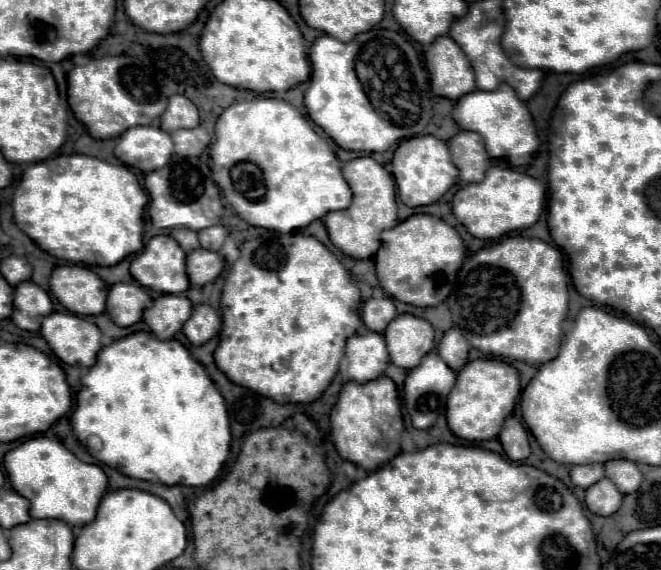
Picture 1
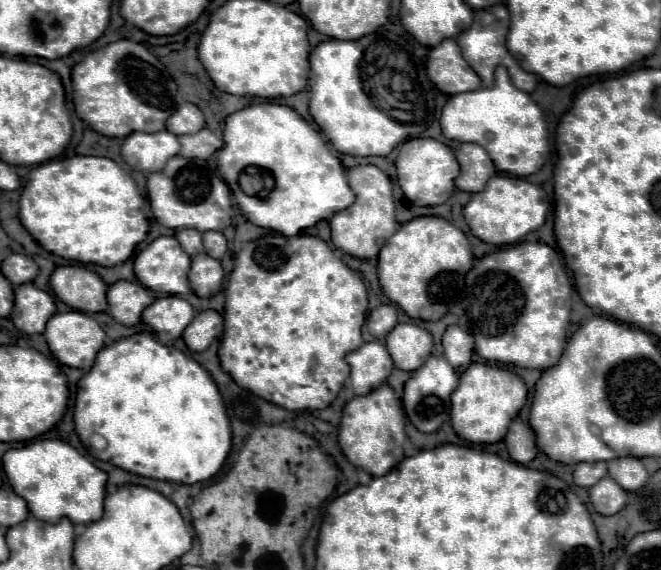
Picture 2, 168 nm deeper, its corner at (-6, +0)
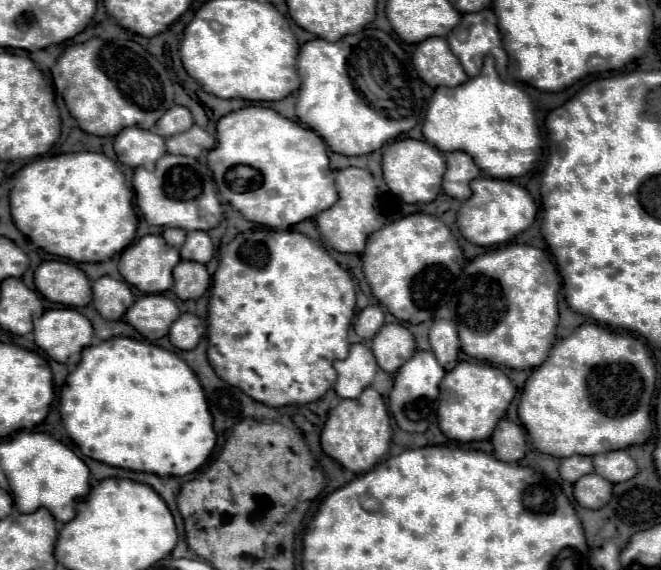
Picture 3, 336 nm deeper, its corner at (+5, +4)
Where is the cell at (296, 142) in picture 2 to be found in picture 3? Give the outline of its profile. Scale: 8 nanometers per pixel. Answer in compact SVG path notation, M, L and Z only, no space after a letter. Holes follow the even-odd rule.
M244 107L218 121L216 147L208 151L208 167L214 173L222 197L232 207L236 207L248 221L272 229L290 229L292 225L332 207L338 197L322 137L266 107ZM234 165L250 165L260 171L262 185L246 193L224 193L228 189L224 175Z

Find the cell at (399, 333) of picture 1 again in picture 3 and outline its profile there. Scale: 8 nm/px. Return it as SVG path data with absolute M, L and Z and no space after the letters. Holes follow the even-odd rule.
M400 323L384 325L372 339L372 353L378 361L378 367L386 373L396 373L414 351L416 343L412 333Z

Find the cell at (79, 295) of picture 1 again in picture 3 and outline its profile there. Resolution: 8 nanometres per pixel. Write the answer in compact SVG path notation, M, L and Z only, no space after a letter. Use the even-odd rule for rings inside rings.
M44 261L34 273L34 283L48 301L64 307L84 307L92 301L90 279L66 261Z

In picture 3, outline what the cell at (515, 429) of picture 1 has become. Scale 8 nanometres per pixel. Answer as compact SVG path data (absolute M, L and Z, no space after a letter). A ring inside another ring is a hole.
M502 419L494 429L492 445L494 445L494 455L500 461L508 461L508 463L520 461L526 453L526 435L522 425Z

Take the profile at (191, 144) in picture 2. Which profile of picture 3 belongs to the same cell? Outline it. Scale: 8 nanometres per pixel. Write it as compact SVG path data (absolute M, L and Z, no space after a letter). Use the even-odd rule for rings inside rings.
M194 125L192 129L166 139L166 147L170 153L198 157L202 151L208 151L214 147L214 139L204 129Z

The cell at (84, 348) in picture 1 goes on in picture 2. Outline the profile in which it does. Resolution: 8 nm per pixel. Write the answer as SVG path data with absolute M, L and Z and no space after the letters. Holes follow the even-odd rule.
M67 311L67 313L53 315L47 321L44 337L49 343L51 353L57 357L59 363L69 365L69 367L77 367L83 371L91 369L91 365L95 363L97 351L105 343L105 331L99 327L99 323L95 319L91 319L89 315L85 315L81 311Z

